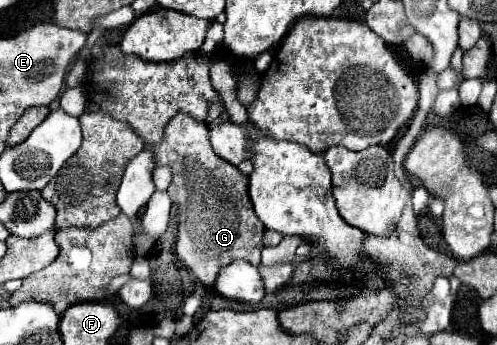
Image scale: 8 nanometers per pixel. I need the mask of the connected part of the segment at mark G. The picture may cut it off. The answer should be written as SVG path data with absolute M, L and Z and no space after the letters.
M178 113L168 123L164 141L148 149L154 153L156 165L170 165L174 169L168 195L180 211L176 253L198 277L198 281L206 287L214 287L218 269L236 259L250 261L254 267L258 267L266 227L258 221L248 197L248 177L242 175L238 167L214 153L208 141L208 127L186 113Z

